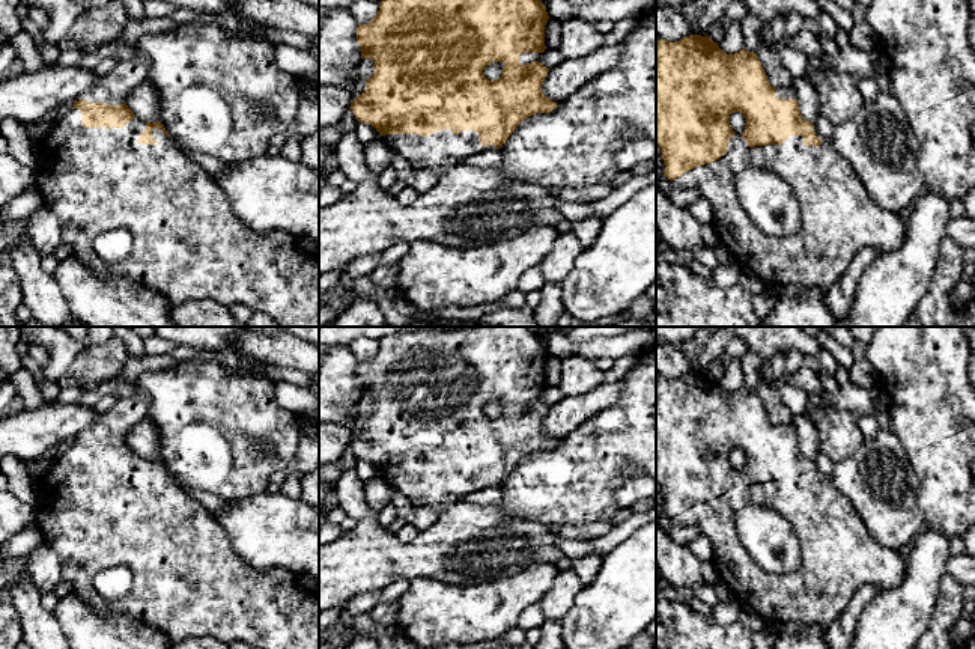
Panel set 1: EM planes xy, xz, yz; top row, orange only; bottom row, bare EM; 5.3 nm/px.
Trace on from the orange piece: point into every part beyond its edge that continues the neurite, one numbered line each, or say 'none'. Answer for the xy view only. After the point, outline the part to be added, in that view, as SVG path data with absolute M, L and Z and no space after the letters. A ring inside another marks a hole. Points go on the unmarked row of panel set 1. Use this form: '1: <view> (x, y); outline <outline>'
1: xy (188, 581); outline M74 446L33 480L35 524L60 559L62 578L72 583L75 596L104 614L131 614L156 626L173 643L209 635L224 643L239 640L251 649L319 649L319 578L283 568L257 571L244 562L215 516L161 467L152 467L153 482L138 482L146 459L137 455L113 467L84 465L81 456L83 450ZM117 565L129 568L134 580L128 595L110 601L95 590L92 578Z

